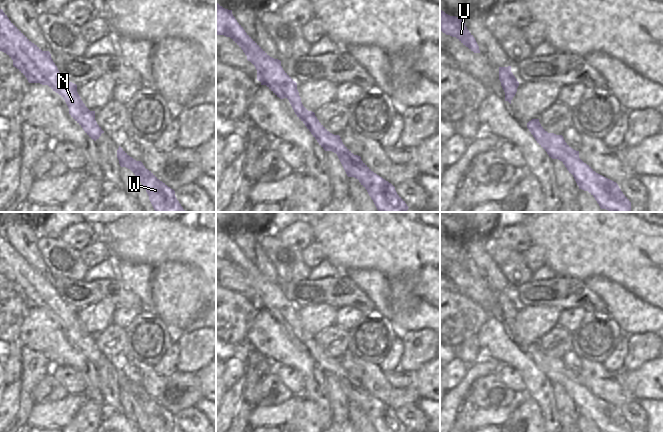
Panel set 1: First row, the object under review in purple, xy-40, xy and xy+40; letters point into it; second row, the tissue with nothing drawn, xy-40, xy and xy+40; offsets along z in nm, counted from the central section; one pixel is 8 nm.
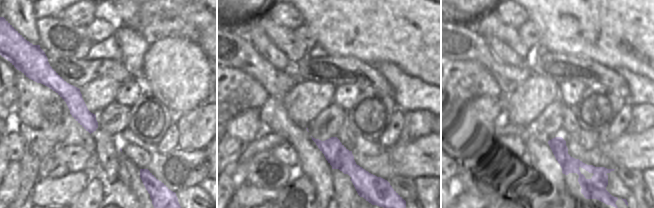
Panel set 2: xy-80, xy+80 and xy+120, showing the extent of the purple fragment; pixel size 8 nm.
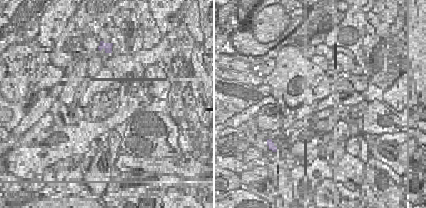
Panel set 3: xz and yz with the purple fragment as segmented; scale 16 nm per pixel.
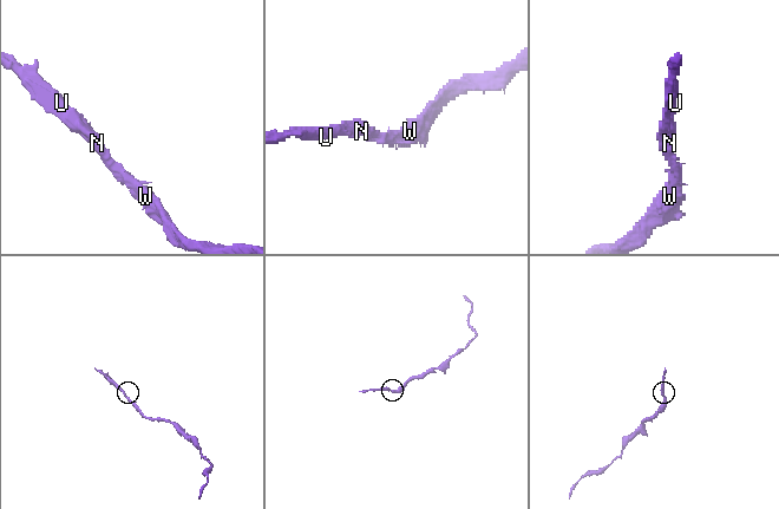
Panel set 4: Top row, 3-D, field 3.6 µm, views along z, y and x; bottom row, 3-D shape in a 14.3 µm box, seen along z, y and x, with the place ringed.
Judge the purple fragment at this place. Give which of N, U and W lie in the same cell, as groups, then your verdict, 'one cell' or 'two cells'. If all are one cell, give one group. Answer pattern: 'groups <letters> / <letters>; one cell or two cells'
groups N U W; one cell

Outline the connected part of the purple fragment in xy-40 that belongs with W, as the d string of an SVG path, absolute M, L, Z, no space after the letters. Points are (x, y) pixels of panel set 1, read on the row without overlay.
M120 370L117 382L121 391L130 393L145 412L153 432L183 432L175 415L160 405L141 385L130 381Z

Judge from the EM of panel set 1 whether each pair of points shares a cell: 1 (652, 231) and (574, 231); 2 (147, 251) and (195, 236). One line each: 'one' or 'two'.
1: one
2: one

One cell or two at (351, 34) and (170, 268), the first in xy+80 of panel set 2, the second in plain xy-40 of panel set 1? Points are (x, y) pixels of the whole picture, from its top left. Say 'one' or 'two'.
two

